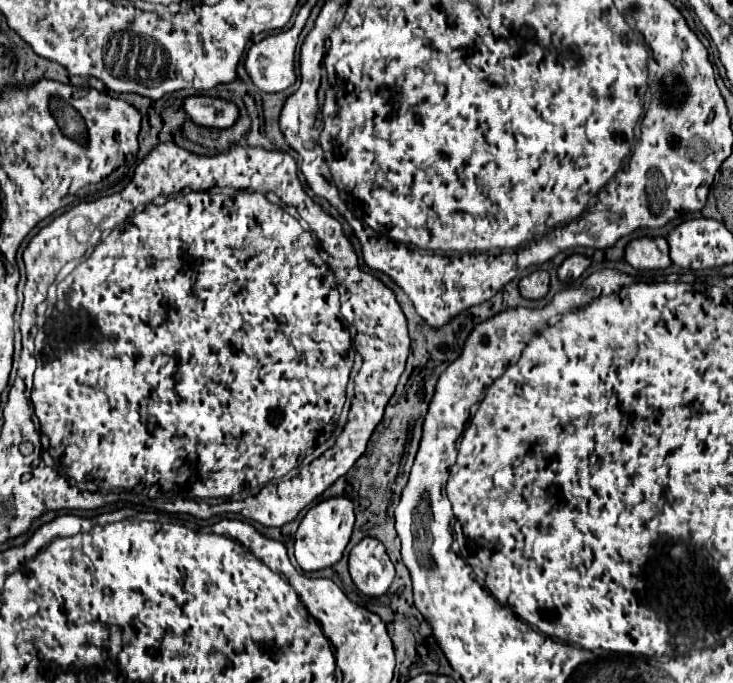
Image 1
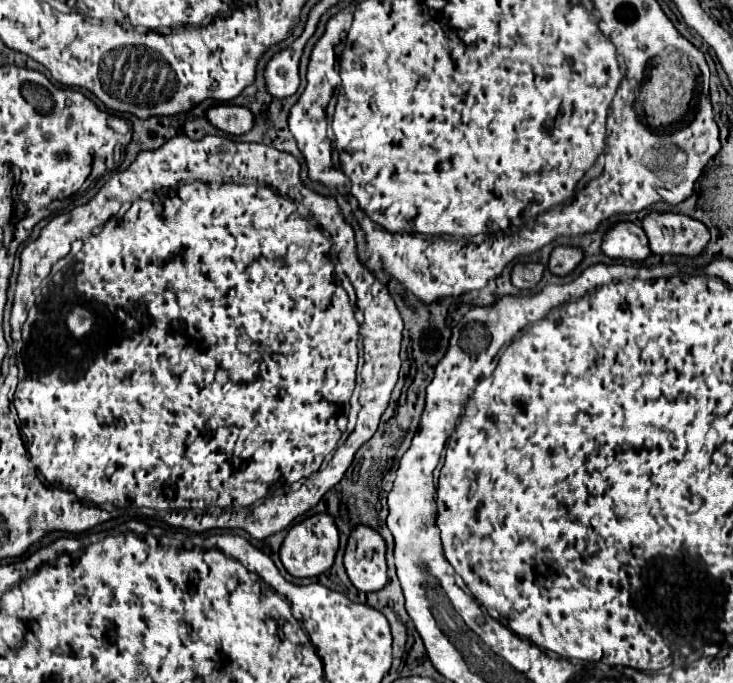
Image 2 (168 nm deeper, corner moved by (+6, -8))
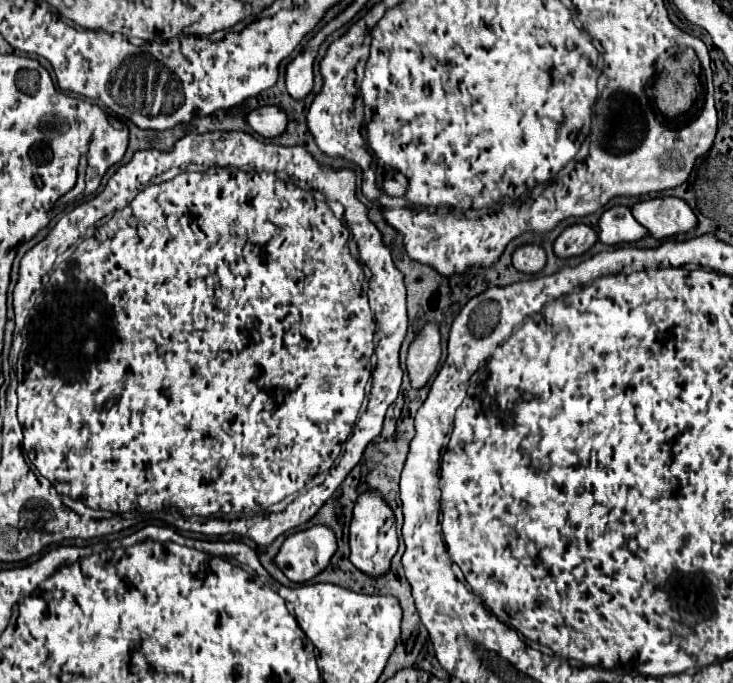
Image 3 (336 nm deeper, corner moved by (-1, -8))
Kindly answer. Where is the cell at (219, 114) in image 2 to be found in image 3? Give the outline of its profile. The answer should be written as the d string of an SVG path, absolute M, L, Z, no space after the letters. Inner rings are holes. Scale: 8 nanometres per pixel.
M262 106L248 116L248 124L266 138L280 136L288 126L288 116L278 106Z

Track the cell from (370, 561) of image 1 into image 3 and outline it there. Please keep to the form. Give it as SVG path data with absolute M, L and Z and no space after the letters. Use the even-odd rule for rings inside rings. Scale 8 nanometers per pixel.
M366 490L358 496L352 512L350 522L350 560L352 564L370 576L382 576L382 572L388 572L390 560L398 550L398 536L396 536L396 524L394 514L388 502L382 498L378 490Z

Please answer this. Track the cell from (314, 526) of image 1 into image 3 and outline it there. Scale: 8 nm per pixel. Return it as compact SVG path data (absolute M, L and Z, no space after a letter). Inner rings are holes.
M312 526L288 536L276 556L278 568L292 582L308 582L320 574L336 552L336 536L326 526Z

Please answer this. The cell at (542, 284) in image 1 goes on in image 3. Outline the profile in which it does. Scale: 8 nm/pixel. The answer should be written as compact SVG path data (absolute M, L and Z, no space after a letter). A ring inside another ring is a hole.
M524 244L524 246L514 250L512 264L514 264L516 270L526 272L526 274L540 272L542 266L546 264L546 252L538 244Z

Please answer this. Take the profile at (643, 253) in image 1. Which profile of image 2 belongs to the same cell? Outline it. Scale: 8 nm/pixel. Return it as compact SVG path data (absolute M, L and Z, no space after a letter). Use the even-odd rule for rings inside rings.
M633 222L615 224L605 234L601 250L609 258L621 258L621 260L633 260L633 262L643 262L645 258L651 256L645 230Z

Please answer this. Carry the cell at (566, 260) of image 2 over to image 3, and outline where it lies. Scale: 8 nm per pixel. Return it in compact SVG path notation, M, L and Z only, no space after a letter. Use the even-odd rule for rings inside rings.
M586 224L568 226L554 242L554 254L558 258L570 258L586 252L598 240L596 232Z

